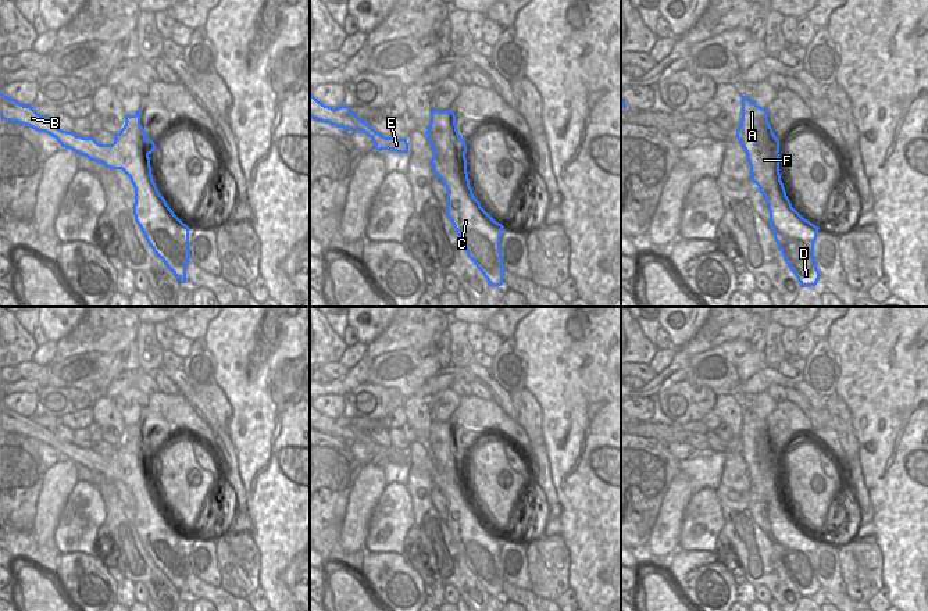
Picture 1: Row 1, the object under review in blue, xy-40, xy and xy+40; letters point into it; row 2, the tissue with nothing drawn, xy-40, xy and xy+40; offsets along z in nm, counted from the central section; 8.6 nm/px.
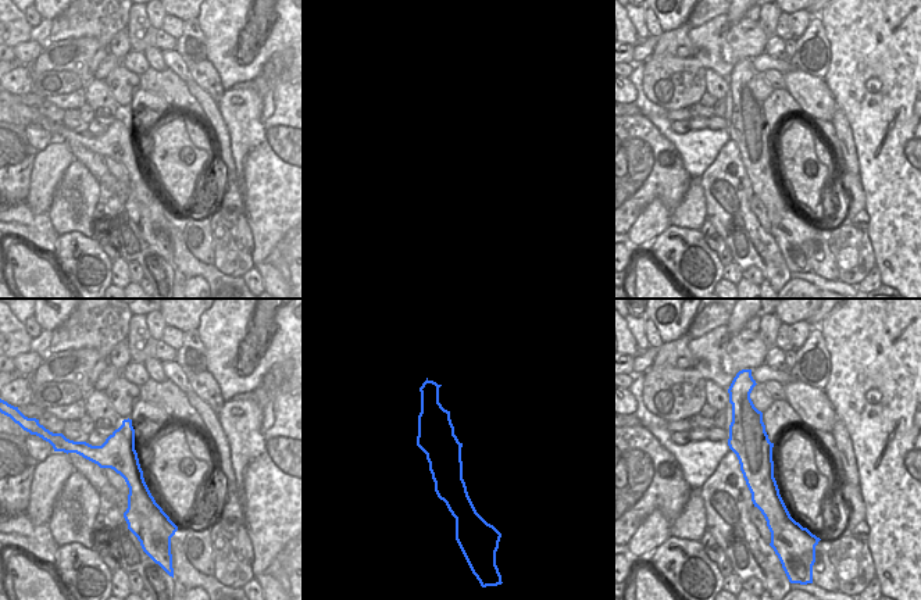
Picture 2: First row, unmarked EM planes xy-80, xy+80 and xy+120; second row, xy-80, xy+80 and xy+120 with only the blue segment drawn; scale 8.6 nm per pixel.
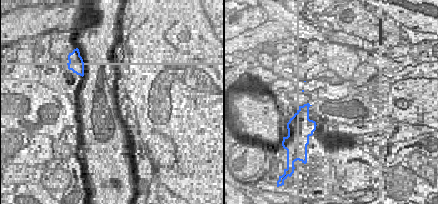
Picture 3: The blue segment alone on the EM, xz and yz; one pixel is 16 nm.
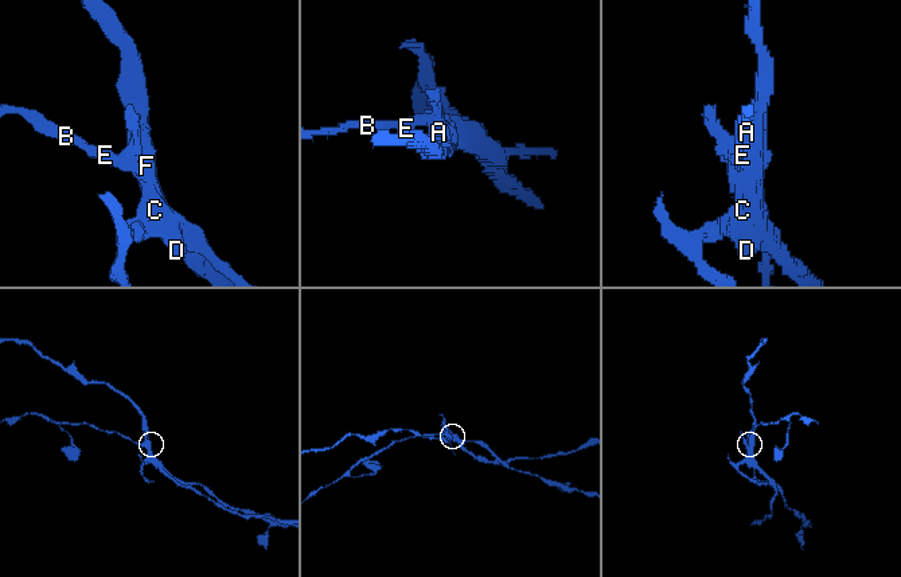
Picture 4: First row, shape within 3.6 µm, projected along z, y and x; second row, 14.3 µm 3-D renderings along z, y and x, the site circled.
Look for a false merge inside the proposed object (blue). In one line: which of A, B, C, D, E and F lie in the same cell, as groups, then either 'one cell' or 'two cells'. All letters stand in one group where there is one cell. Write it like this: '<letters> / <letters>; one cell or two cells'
A F / B C D E; two cells

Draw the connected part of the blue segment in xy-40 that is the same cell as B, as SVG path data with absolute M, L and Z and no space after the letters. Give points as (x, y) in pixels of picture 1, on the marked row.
M1 93L0 117L4 121L26 125L57 139L61 147L79 156L122 169L135 187L133 215L153 251L169 271L186 283L186 265L192 258L189 249L189 226L183 224L160 194L151 175L151 167L140 160L139 144L124 133L114 133L113 144L100 144L94 137L76 136L56 126L53 121L38 114L32 106L24 106Z

